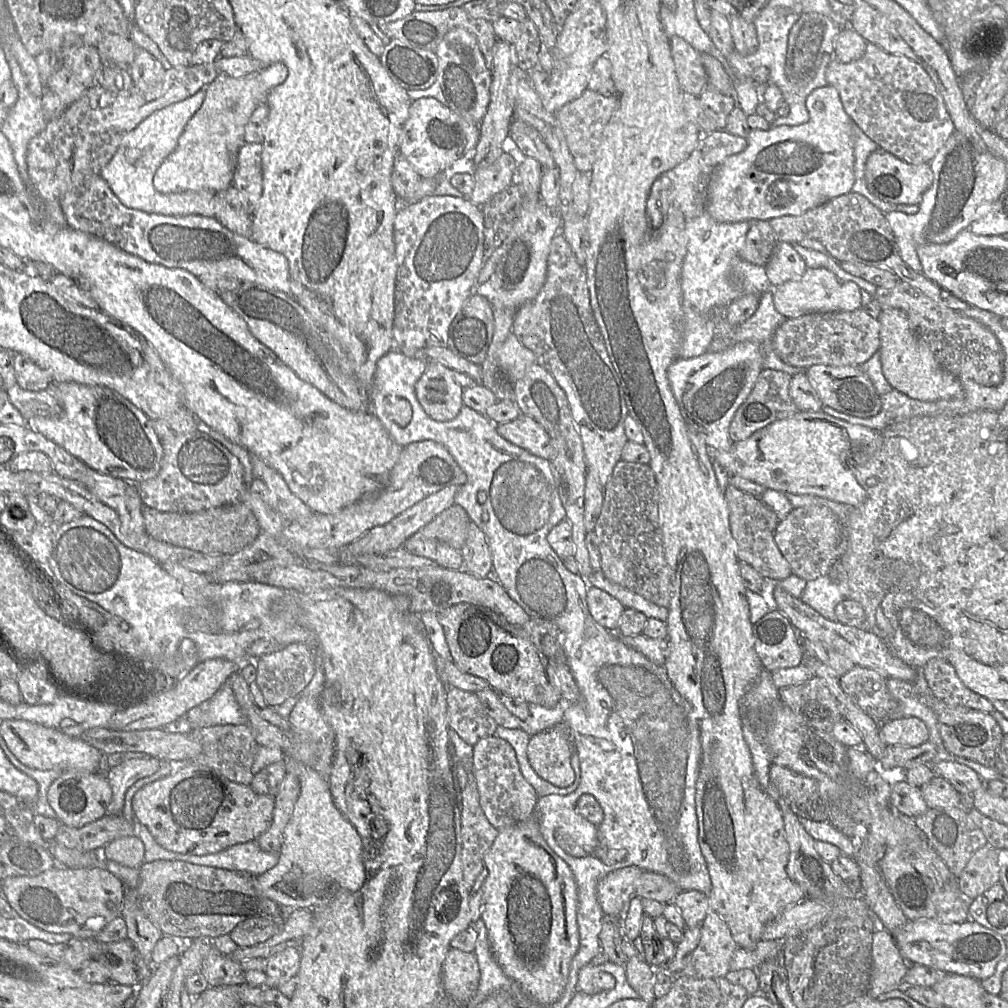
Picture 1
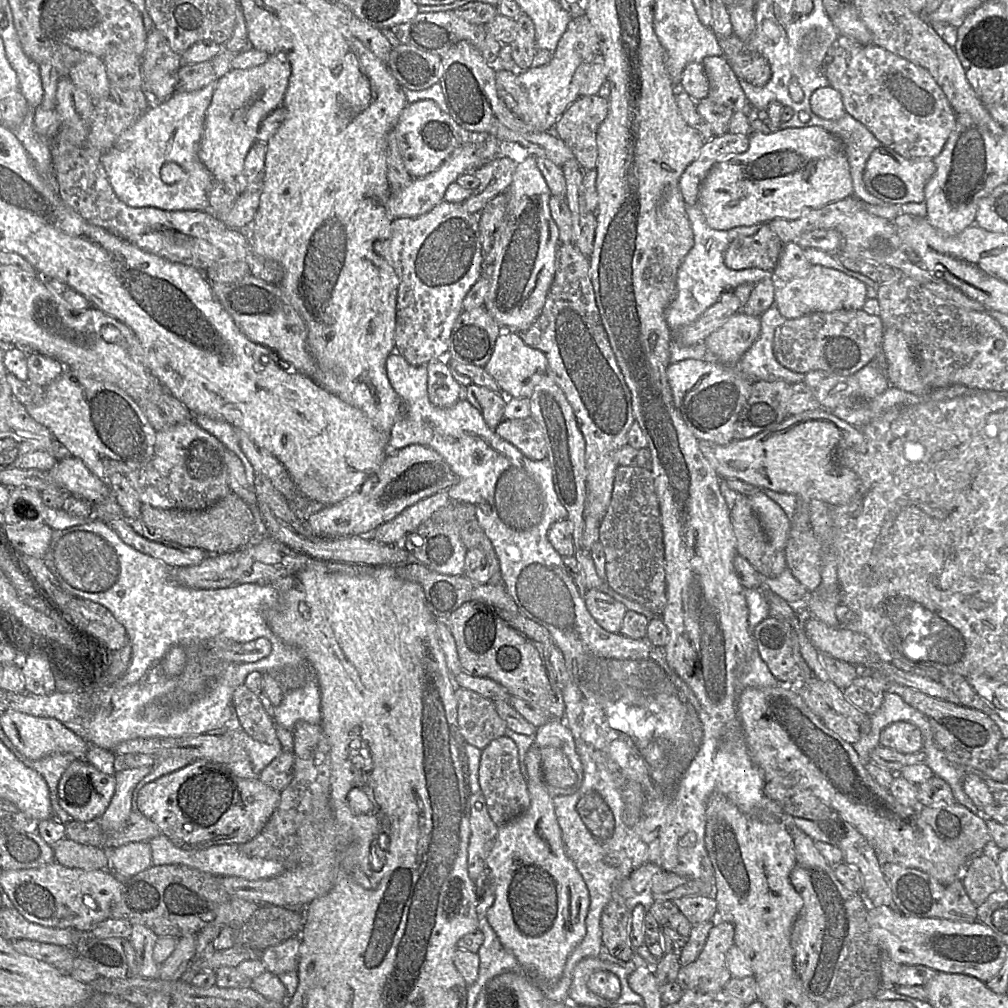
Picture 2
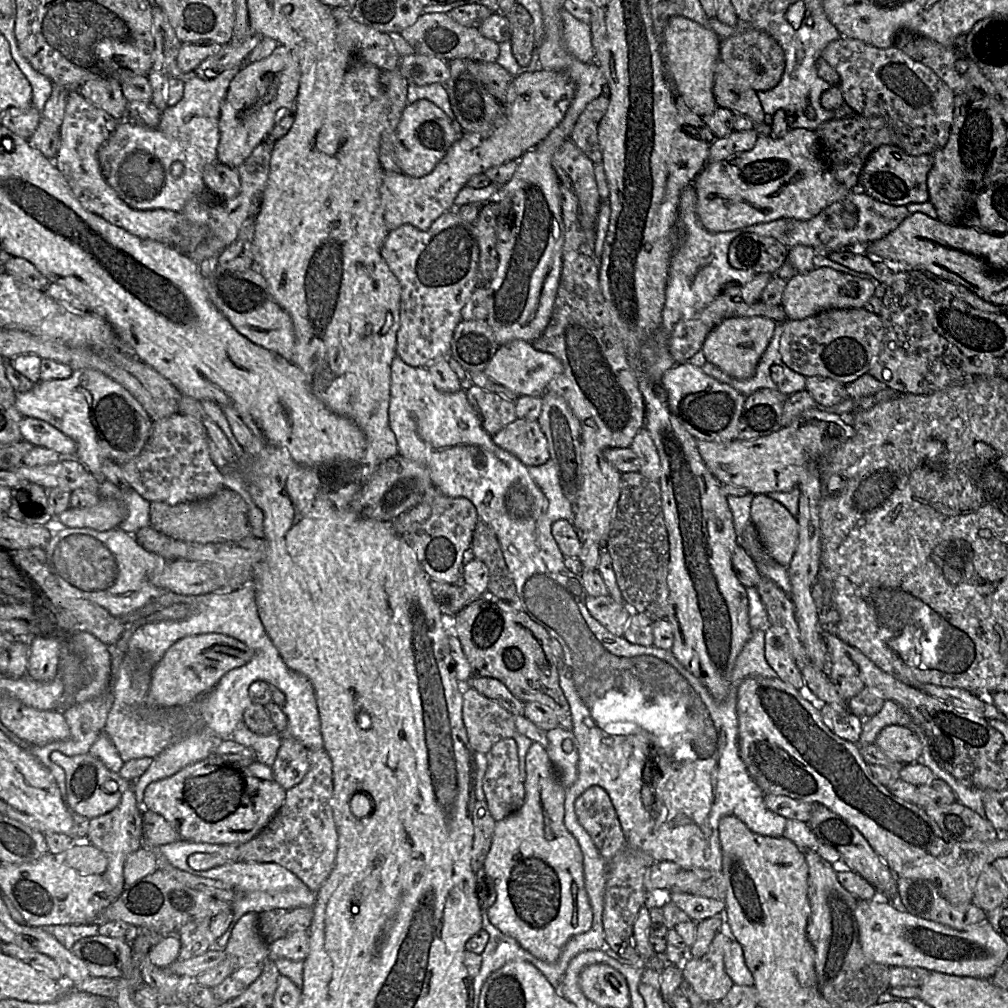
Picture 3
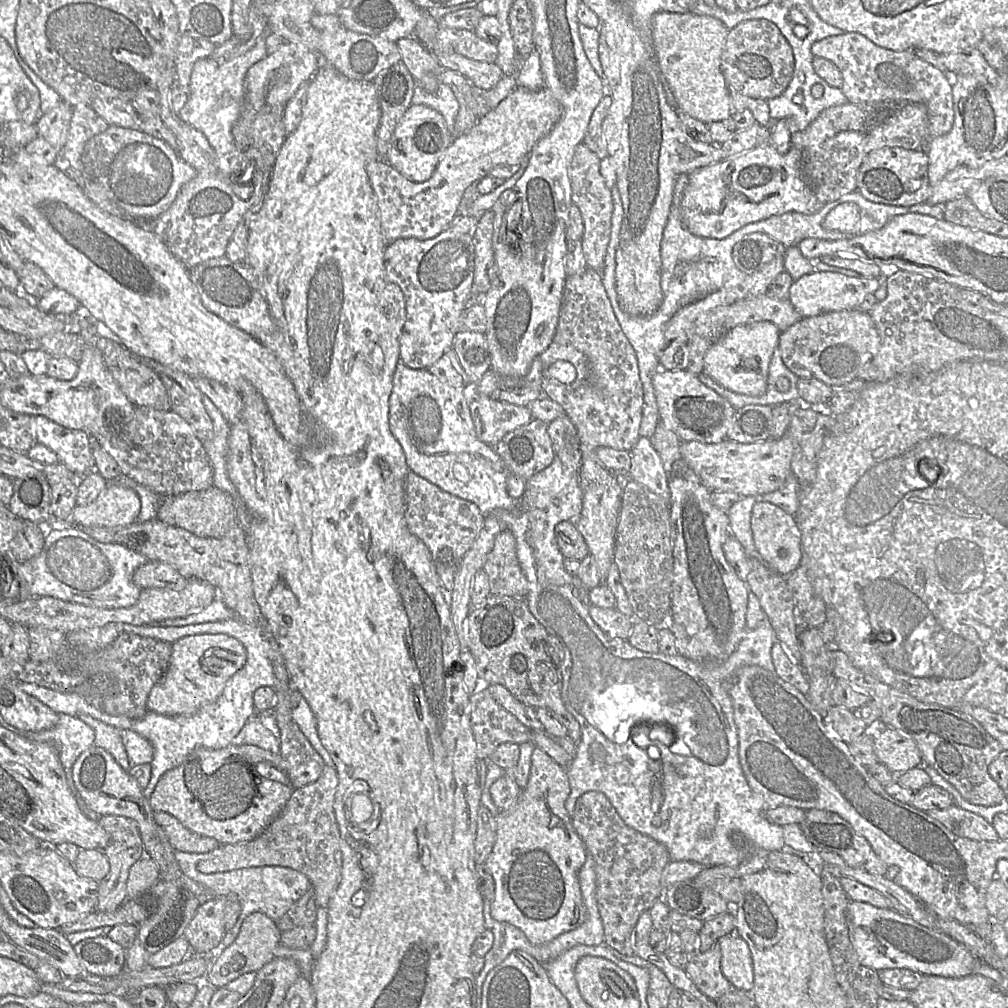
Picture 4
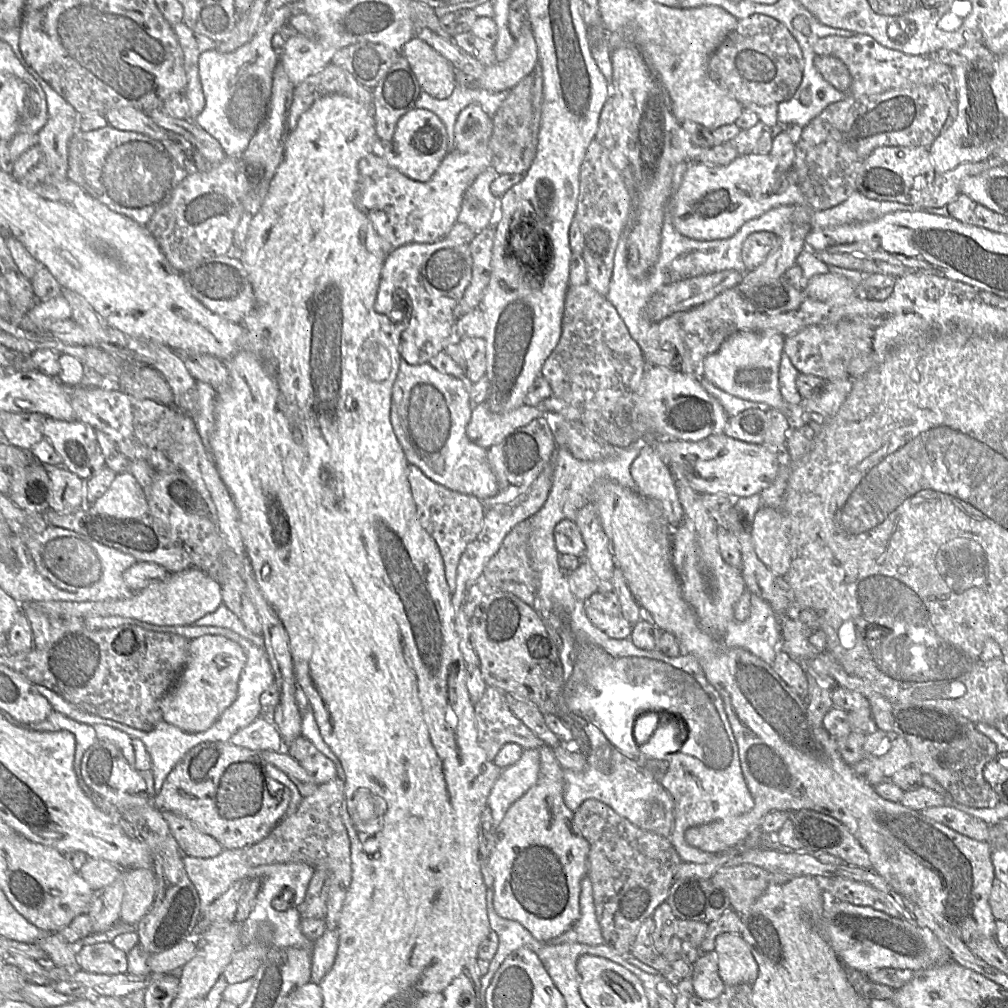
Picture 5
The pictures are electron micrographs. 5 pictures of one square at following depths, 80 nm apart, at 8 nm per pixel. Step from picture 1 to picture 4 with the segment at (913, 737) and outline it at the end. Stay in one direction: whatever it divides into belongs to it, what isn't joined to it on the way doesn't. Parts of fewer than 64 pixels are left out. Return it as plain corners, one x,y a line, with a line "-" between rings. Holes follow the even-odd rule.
882,724
882,728
873,736
878,761
896,776
922,766
920,751
908,735

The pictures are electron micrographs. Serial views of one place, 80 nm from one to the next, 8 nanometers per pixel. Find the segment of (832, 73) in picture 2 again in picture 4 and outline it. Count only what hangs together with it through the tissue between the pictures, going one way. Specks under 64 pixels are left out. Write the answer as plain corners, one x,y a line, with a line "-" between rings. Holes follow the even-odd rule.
846,32
819,40
812,45
811,51
814,57
829,60
840,70
843,76
840,89
849,103
870,104
888,99
923,103
927,107
929,143
934,138
945,135
951,130
954,122
953,85
944,72
917,57
913,51
894,51
882,48
864,35
854,32

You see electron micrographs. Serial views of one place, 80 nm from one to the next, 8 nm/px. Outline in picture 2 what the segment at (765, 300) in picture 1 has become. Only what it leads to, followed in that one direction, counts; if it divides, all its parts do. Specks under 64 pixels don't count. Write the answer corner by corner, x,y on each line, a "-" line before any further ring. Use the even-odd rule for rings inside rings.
775,303
760,316
759,337
735,366
741,377
752,383
783,380
793,385
804,381
804,373
794,372
782,366
773,352
775,330
786,320

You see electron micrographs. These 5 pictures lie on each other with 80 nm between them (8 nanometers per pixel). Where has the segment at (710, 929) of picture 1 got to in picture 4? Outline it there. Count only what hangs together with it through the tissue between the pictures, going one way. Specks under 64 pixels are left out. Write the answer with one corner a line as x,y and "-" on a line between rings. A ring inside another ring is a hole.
718,942
708,951
690,956
684,971
699,991
713,1001
717,1001
734,988
721,971

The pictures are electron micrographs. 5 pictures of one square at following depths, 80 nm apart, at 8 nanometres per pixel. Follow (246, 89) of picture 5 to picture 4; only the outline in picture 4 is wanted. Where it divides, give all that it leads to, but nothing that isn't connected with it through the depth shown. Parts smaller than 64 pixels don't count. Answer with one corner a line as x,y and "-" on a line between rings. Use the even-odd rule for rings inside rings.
267,30
257,40
254,47
241,56
218,64
210,57
198,60
192,70
187,101
179,111
178,117
200,131
209,141
216,155
227,157
236,152
232,127
238,120
244,104
245,77
249,68
267,55

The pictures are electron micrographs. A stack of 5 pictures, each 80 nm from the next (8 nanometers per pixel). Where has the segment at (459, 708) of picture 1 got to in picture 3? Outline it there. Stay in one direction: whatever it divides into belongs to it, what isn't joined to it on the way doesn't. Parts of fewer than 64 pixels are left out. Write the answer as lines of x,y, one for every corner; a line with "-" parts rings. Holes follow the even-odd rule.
463,684
463,691
462,718
470,745
475,751
486,754
495,743
519,734
514,715
499,703
467,684

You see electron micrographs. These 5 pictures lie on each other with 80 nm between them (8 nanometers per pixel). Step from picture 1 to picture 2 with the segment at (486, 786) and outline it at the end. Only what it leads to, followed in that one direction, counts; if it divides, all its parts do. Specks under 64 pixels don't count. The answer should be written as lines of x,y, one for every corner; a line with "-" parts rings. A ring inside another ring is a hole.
507,736
494,739
482,750
478,781
487,811
498,827
521,815
530,806
527,782
520,771
518,747

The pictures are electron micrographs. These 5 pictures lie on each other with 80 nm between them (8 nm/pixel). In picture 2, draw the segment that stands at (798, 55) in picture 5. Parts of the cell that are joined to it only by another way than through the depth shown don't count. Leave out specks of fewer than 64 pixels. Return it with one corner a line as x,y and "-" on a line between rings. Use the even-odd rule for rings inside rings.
742,51
726,58
738,79
755,86
764,86
771,78
771,68
765,57
755,51

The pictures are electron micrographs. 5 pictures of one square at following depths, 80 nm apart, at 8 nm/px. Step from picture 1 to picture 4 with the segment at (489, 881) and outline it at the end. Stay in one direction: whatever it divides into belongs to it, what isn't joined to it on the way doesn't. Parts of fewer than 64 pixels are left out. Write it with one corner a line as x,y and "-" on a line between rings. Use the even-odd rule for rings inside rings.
536,746
531,756
528,783
518,801
509,810
498,813
496,841
484,863
495,882
490,909
492,918
519,928
534,945
545,944
579,927
587,918
579,883
579,872
586,861
587,850
565,807
569,794
566,768

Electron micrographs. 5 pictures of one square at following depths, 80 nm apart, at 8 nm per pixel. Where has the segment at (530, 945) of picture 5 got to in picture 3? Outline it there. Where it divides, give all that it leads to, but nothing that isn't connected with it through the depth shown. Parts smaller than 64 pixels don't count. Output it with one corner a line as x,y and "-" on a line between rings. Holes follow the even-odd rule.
482,911
482,929
488,932
489,941
481,954
479,973
473,978
474,1003
479,1004
481,988
494,971
513,960
533,962
531,954
512,937
491,924
487,911

